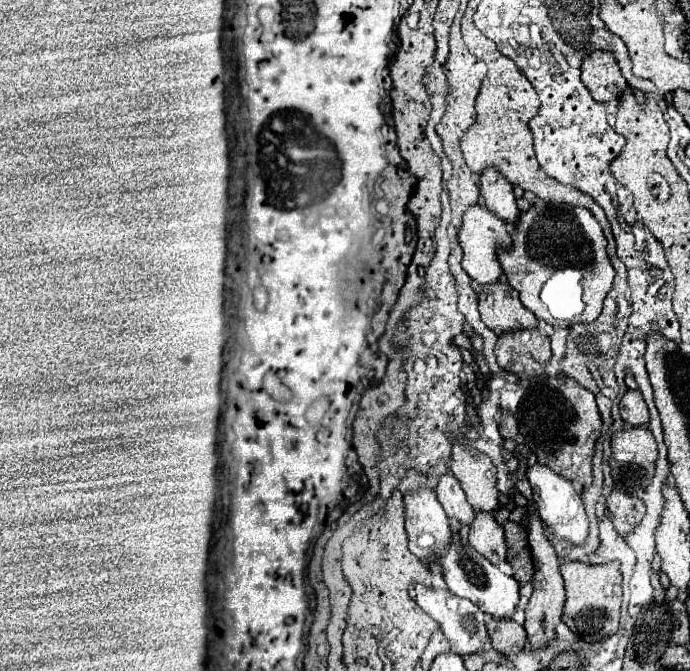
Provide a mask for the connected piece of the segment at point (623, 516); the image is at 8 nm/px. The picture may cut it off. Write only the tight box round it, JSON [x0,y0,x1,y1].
[606,491,646,537]

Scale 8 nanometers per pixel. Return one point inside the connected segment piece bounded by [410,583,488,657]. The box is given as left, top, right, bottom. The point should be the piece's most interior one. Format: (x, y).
(463, 624)

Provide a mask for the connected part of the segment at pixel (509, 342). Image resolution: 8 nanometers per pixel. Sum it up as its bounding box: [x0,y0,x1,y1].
[496,329,552,375]

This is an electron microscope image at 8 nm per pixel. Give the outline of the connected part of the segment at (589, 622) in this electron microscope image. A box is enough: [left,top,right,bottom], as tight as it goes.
[560,561,622,643]

